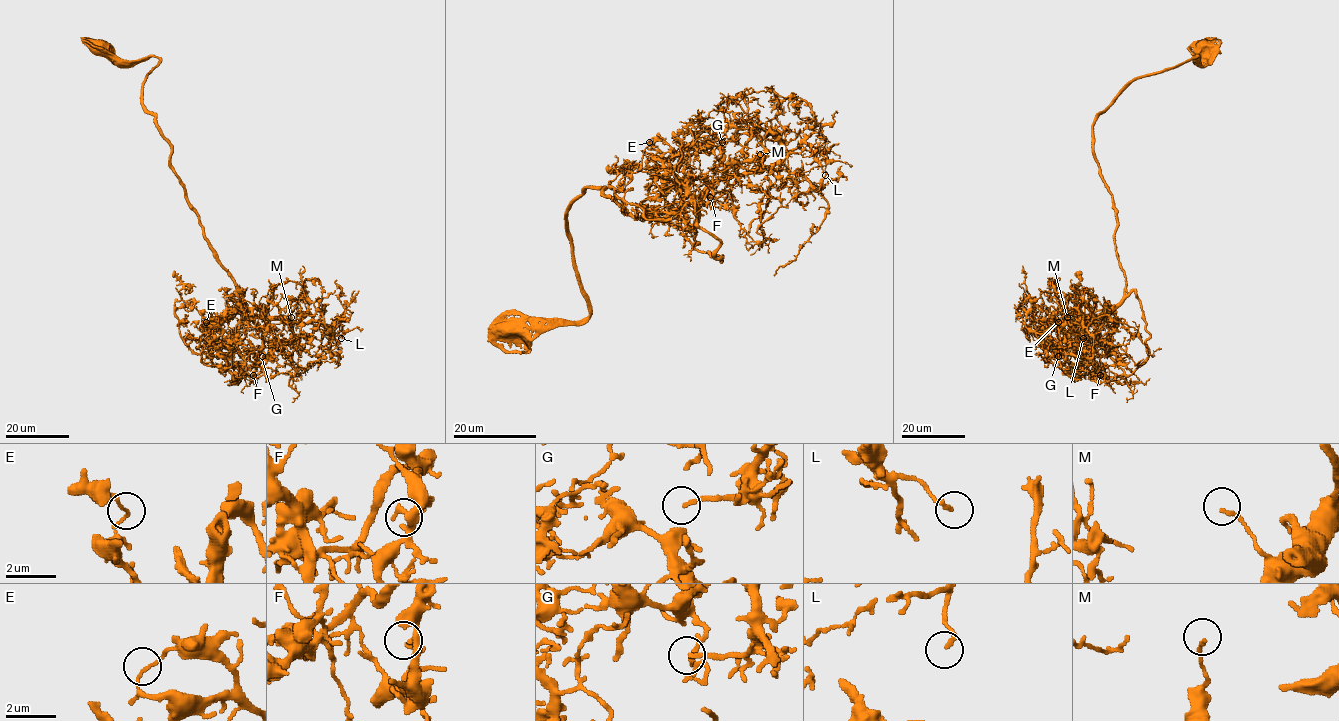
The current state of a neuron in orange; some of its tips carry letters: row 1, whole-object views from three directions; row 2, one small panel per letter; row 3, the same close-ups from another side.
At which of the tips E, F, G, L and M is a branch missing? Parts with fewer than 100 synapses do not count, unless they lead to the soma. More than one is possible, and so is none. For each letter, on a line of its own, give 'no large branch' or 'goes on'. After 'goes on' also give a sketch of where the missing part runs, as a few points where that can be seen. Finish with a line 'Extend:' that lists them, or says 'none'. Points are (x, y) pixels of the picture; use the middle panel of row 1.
E: goes on | (649, 142), (644, 139), (627, 149), (626, 144), (636, 137), (659, 132), (670, 123)
F: no large branch
G: no large branch
L: no large branch
M: no large branch
Extend: E

